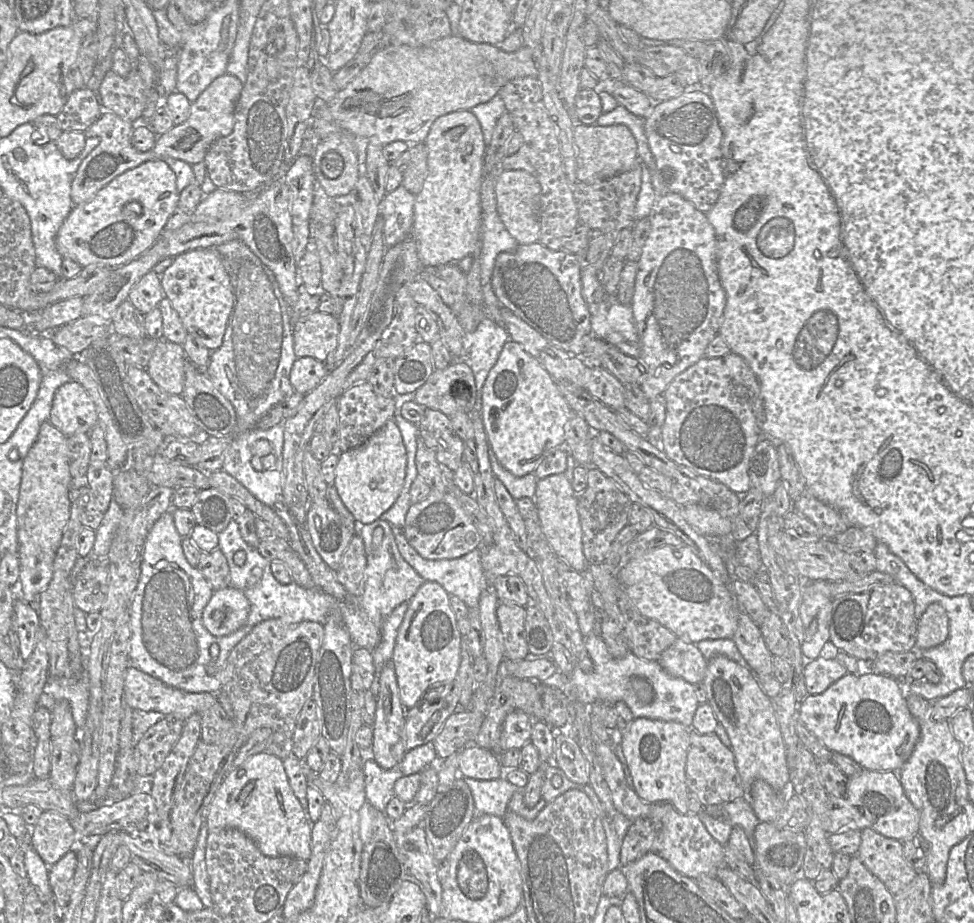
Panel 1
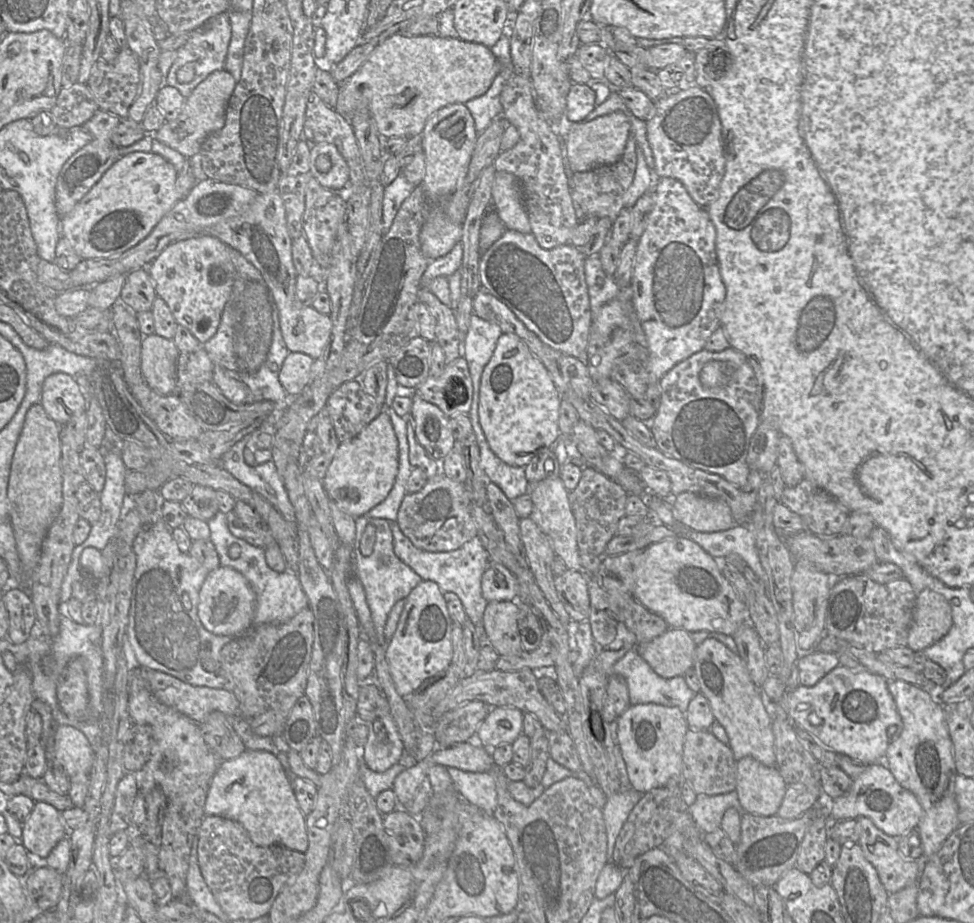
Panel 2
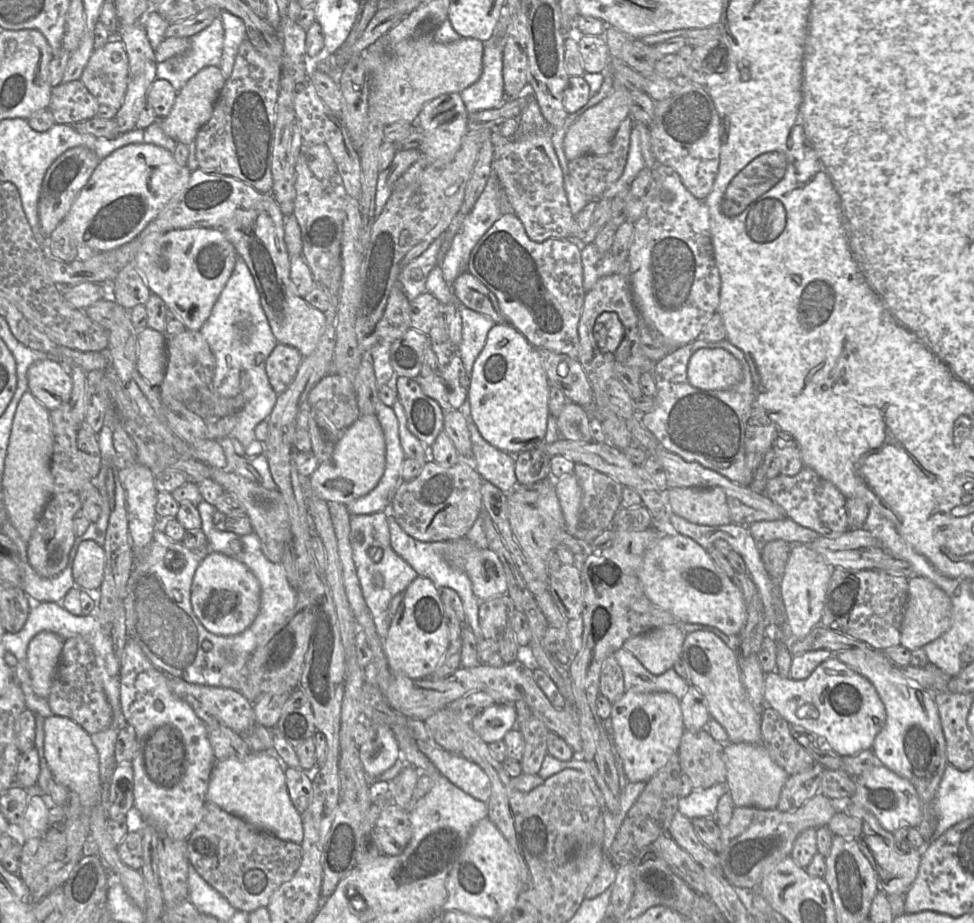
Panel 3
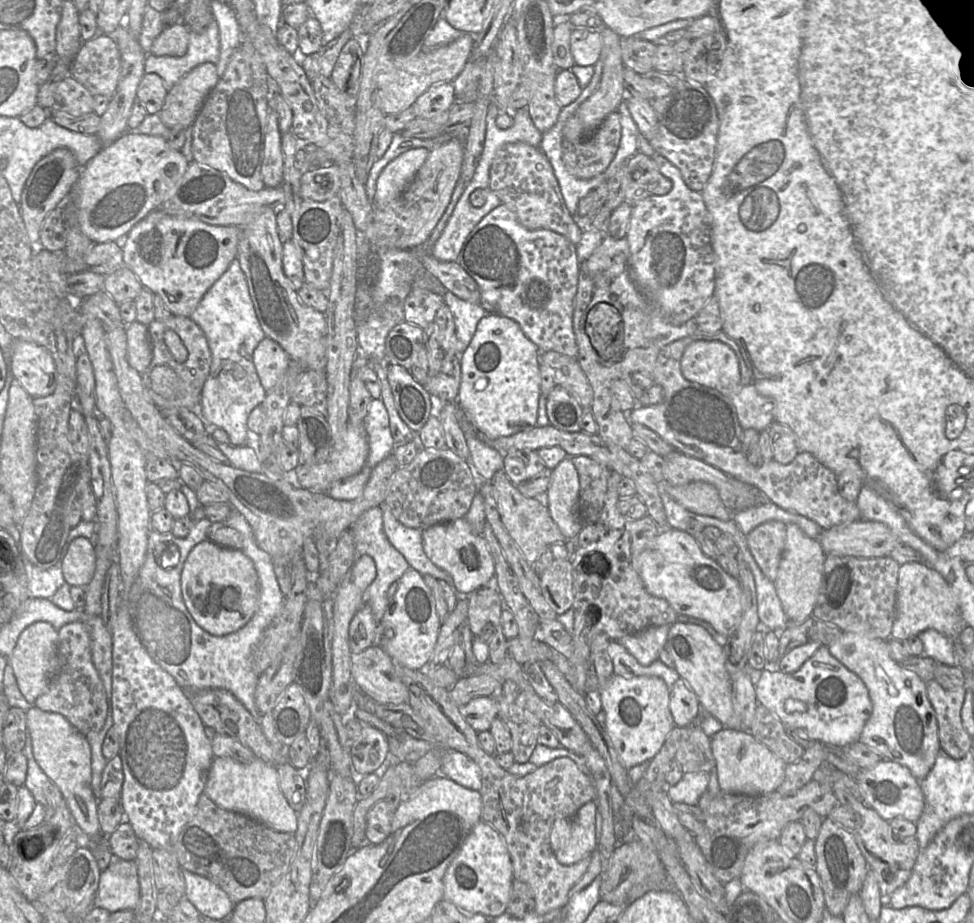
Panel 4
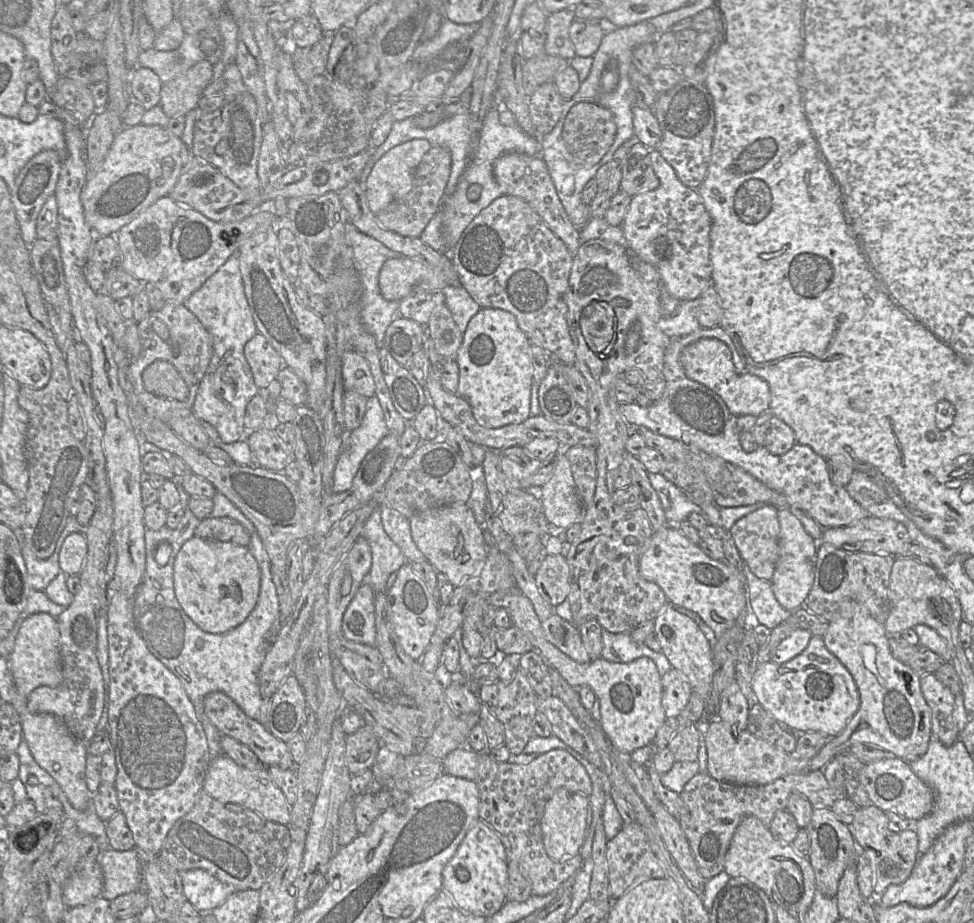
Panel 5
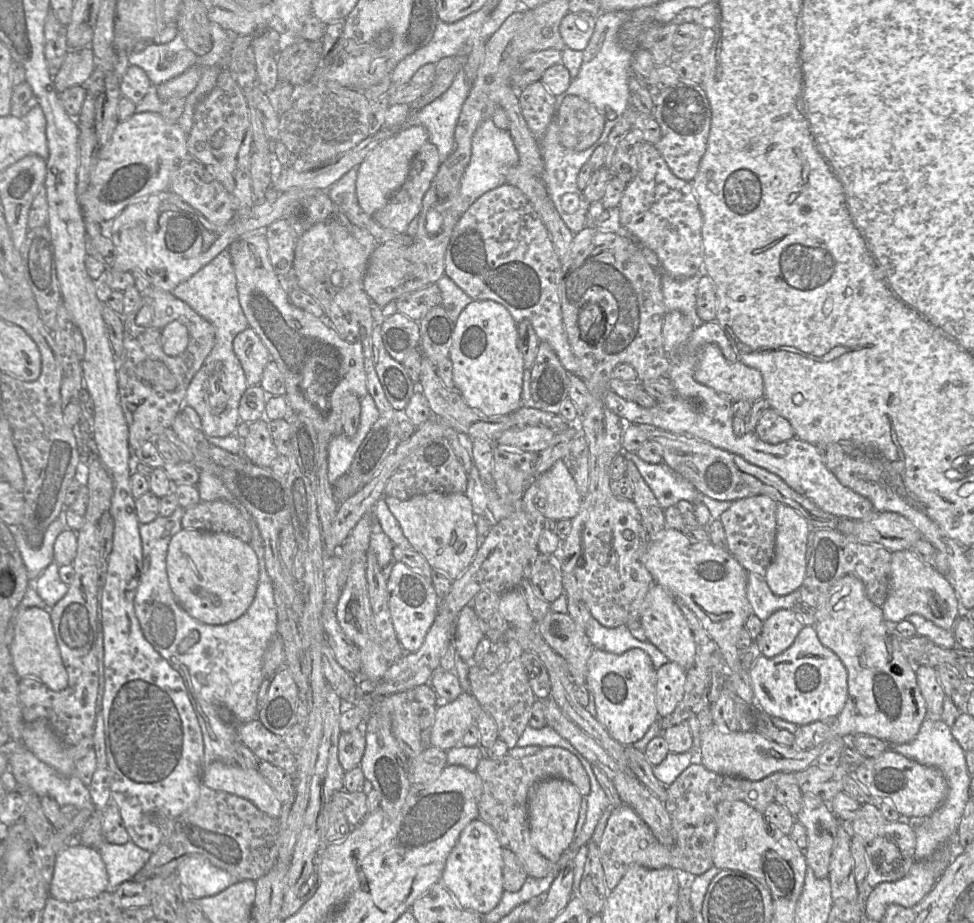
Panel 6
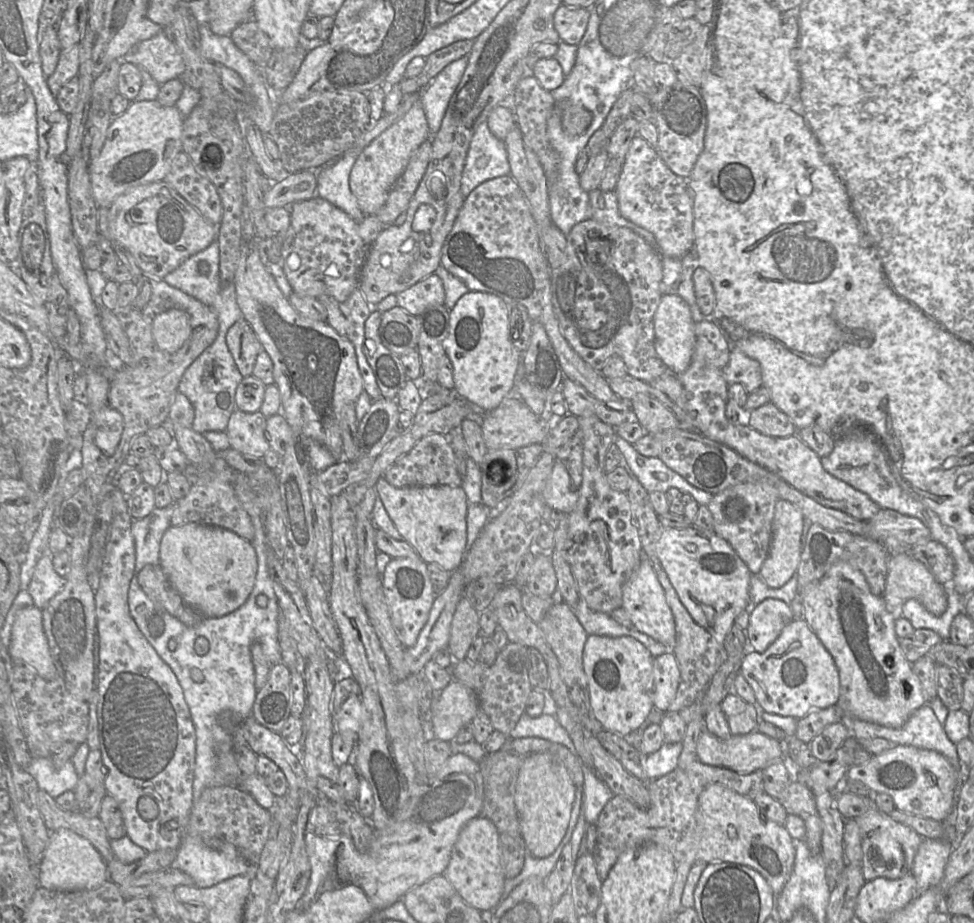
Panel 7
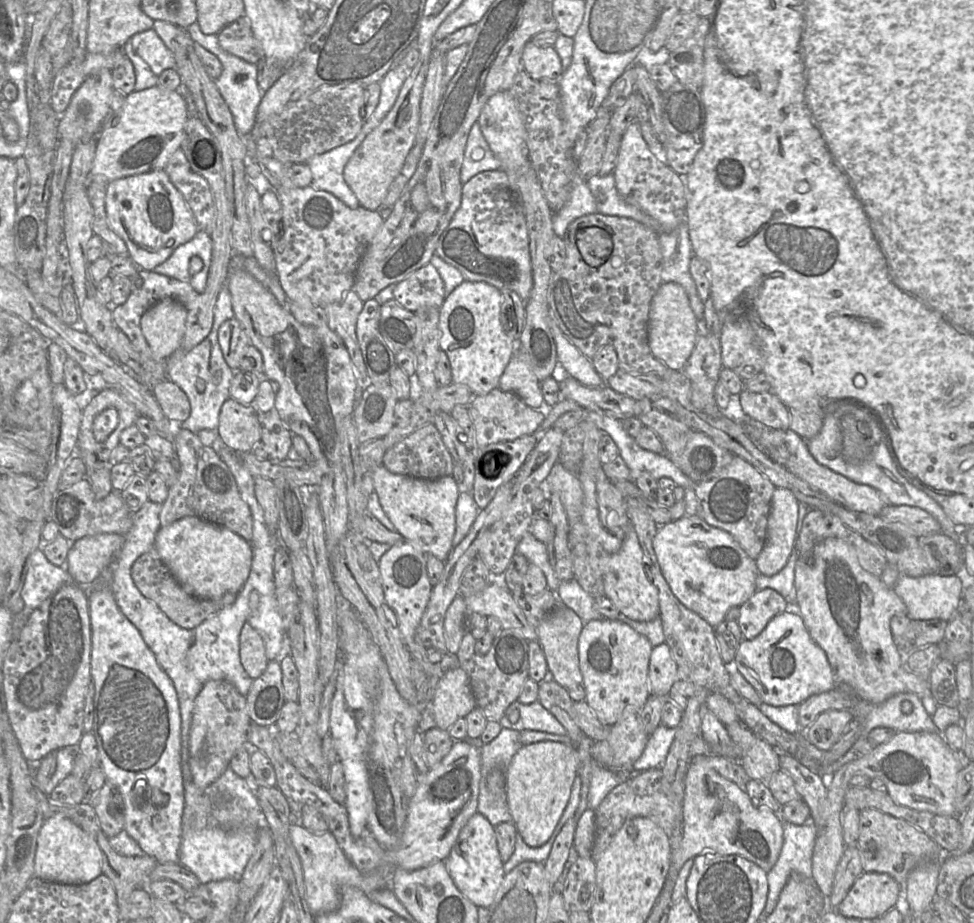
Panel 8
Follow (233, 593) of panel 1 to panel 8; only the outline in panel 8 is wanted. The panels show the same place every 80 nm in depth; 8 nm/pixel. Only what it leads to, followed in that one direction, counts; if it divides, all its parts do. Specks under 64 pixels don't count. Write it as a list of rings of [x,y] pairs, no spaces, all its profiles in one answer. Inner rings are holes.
[[[194,516],[161,527],[155,548],[184,590],[207,600],[217,600],[225,593],[239,593],[249,576],[253,559],[251,542],[225,527]]]

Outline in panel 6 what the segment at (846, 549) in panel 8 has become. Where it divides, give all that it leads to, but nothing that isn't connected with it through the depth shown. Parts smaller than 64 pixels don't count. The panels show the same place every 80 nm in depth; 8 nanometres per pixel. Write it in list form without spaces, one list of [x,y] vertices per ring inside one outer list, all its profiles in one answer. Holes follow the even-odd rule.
[[[853,576],[842,577],[826,603],[814,612],[813,628],[819,641],[839,658],[847,671],[847,701],[836,718],[823,720],[833,723],[833,736],[850,739],[868,735],[888,744],[912,741],[927,717],[915,668],[902,655],[893,625],[884,619],[882,609],[867,598],[862,582]]]

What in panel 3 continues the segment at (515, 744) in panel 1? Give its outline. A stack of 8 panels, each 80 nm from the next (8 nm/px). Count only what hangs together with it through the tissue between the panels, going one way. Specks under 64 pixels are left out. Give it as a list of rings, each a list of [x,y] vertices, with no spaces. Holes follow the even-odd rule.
[[[495,702],[477,715],[471,723],[473,730],[488,745],[501,741],[505,734],[516,728],[517,710],[512,704]]]

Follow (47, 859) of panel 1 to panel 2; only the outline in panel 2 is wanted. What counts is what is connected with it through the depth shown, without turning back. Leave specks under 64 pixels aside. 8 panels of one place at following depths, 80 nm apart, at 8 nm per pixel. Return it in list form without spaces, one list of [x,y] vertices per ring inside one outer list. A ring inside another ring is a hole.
[[[37,801],[23,823],[19,842],[31,857],[43,862],[58,842],[67,838],[68,833],[60,812],[46,802]]]

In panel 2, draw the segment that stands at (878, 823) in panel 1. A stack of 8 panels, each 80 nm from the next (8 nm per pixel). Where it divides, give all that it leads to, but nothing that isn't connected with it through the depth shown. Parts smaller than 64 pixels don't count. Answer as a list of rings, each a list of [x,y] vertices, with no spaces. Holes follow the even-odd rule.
[[[871,764],[853,778],[849,790],[841,797],[829,800],[828,808],[831,821],[867,817],[879,830],[894,838],[918,828],[923,816],[923,809],[915,795],[903,788],[889,768],[882,764]]]

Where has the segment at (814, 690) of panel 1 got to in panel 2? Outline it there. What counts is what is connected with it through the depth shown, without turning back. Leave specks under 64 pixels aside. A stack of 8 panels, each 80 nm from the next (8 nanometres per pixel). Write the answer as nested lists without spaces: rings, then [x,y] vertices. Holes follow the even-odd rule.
[[[819,651],[802,653],[797,661],[799,683],[815,686],[826,674],[840,665],[837,655]]]

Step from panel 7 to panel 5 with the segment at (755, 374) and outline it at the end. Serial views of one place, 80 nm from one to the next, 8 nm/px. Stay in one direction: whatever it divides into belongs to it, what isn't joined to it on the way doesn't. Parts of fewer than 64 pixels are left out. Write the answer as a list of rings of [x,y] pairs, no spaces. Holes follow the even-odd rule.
[[[704,339],[686,346],[681,356],[685,374],[718,394],[736,417],[759,416],[770,411],[770,389],[768,383],[748,371],[737,373],[728,346],[718,339]]]

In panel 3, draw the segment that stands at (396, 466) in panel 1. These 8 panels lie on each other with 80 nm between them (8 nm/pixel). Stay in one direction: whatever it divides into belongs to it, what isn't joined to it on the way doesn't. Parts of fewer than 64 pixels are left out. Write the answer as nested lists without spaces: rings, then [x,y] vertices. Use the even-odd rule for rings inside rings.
[[[363,414],[338,438],[333,453],[309,476],[314,493],[326,502],[348,505],[368,495],[380,482],[386,468],[386,444],[375,414]]]

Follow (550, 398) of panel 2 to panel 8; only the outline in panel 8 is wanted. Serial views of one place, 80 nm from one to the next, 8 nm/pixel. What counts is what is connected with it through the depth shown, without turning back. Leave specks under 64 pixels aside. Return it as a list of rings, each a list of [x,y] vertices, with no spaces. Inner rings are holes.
[[[464,280],[446,295],[439,308],[439,344],[450,361],[452,380],[468,386],[474,396],[483,396],[499,388],[500,378],[514,356],[514,343],[501,324],[501,304],[501,293],[494,286]]]

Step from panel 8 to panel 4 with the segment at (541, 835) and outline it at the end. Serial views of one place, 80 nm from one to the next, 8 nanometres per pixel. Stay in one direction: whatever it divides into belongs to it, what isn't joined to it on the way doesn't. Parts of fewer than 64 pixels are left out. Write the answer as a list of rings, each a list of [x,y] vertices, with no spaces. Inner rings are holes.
[[[591,801],[584,804],[574,818],[563,818],[554,822],[550,843],[558,862],[570,865],[588,859],[588,870],[593,854],[598,852],[597,809],[597,803]]]

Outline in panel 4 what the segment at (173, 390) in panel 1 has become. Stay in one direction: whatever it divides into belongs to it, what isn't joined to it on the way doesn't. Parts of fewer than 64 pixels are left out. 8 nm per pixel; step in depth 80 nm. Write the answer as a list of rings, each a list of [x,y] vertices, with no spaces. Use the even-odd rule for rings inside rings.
[[[134,321],[126,325],[126,344],[128,361],[136,371],[142,373],[152,362],[152,349],[147,326]]]

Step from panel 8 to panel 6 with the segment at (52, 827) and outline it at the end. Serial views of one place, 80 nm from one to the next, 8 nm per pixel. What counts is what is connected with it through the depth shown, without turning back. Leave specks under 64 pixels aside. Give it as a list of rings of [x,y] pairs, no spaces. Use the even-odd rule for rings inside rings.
[[[76,844],[58,854],[48,885],[50,896],[61,901],[74,902],[96,897],[107,889],[108,874],[98,849]]]

